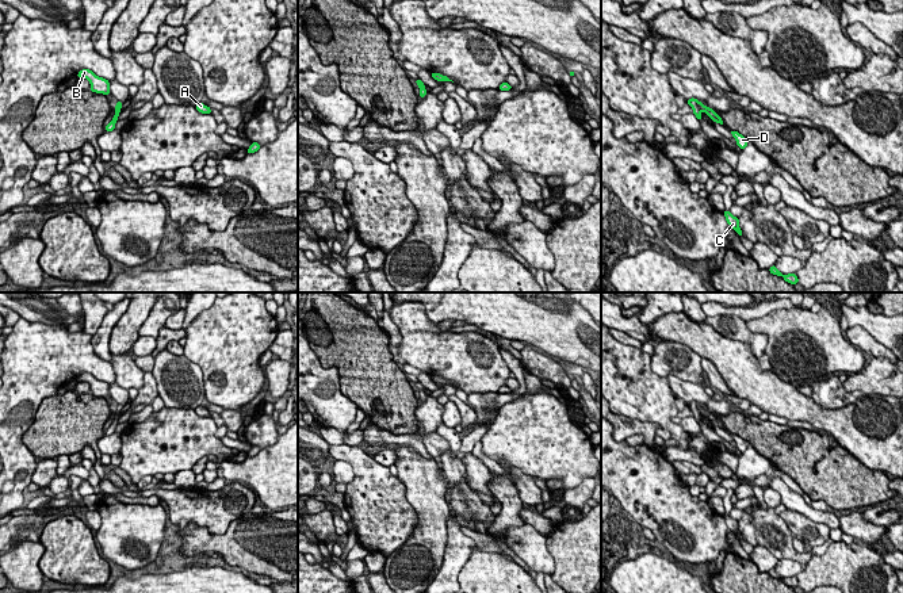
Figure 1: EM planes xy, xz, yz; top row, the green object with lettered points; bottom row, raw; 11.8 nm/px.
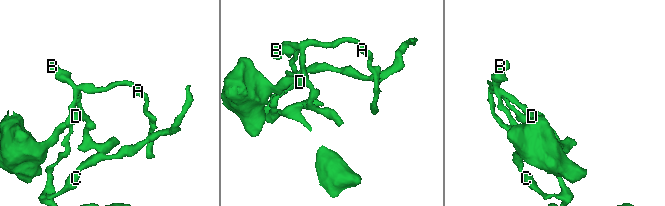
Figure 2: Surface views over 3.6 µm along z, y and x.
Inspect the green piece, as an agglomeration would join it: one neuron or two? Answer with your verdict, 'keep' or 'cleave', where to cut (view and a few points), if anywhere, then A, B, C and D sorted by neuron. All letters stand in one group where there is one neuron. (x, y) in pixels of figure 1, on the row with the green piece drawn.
cleave | yz (696, 100), (700, 108) | A D / B C

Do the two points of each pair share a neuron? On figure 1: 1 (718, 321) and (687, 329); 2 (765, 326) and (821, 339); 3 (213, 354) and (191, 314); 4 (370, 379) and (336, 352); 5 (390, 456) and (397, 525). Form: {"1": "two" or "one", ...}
{"1": "two", "2": "one", "3": "two", "4": "one", "5": "two"}

